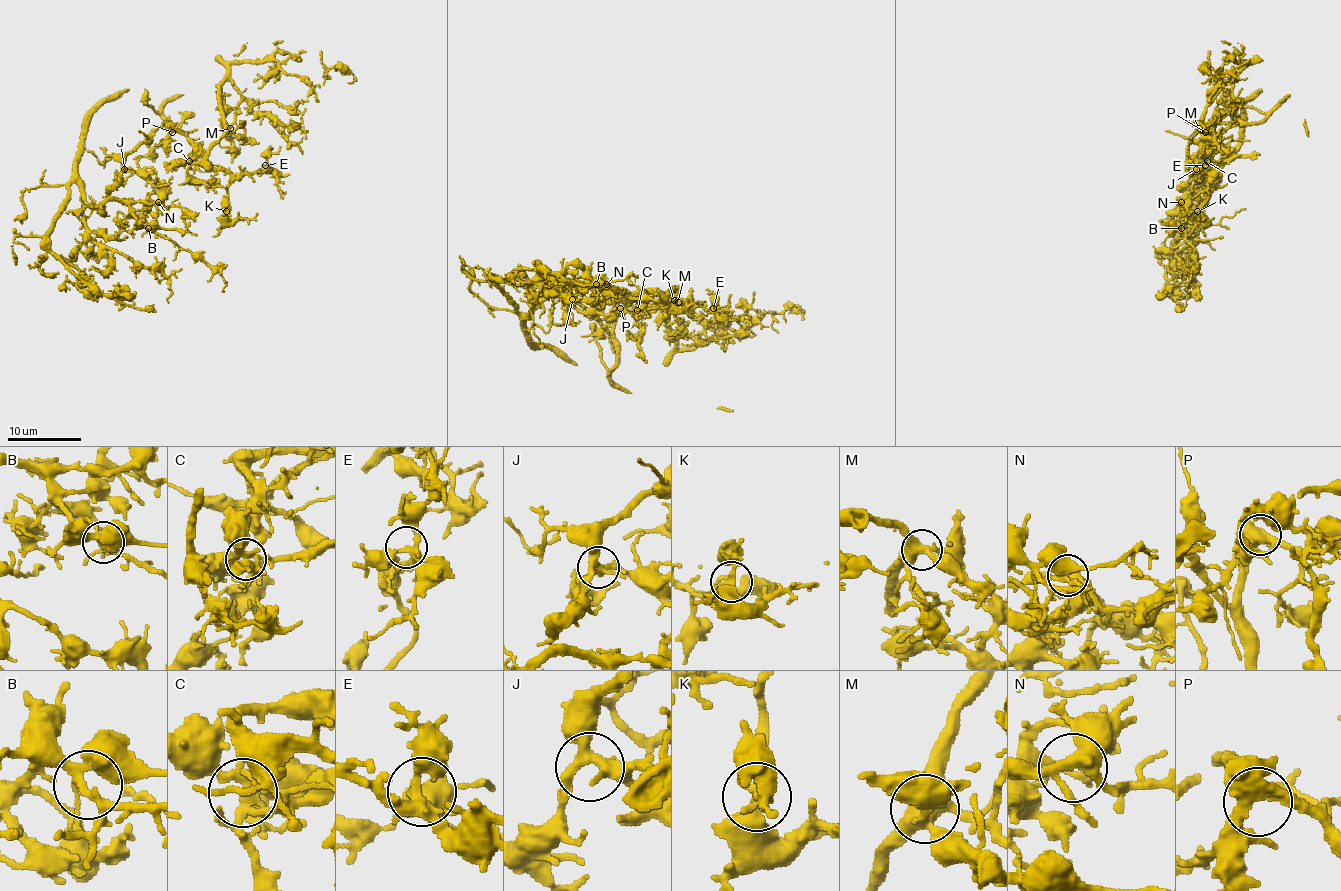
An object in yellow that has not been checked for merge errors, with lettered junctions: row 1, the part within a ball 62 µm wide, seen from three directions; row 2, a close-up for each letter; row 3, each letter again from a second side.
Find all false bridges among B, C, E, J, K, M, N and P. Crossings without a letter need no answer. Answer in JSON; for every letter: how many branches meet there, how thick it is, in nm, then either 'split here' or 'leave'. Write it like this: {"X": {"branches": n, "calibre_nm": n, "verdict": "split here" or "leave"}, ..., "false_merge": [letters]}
{"B": {"branches": 5, "calibre_nm": 260, "verdict": "leave"}, "C": {"branches": 4, "calibre_nm": 300, "verdict": "leave"}, "E": {"branches": 5, "calibre_nm": 340, "verdict": "leave"}, "J": {"branches": 4, "calibre_nm": 340, "verdict": "leave"}, "K": {"branches": 3, "calibre_nm": 300, "verdict": "leave"}, "M": {"branches": 5, "calibre_nm": 440, "verdict": "leave"}, "N": {"branches": 4, "calibre_nm": 360, "verdict": "leave"}, "P": {"branches": 6, "calibre_nm": 440, "verdict": "leave"}, "false_merge": []}

